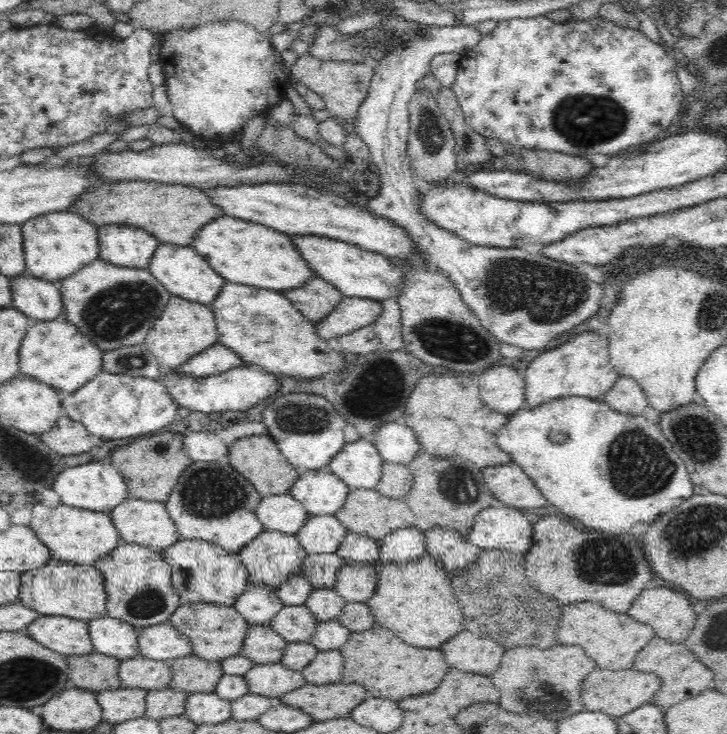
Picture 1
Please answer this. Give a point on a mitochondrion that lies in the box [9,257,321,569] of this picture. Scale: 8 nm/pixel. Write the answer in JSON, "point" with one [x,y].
{"point":[123,309]}

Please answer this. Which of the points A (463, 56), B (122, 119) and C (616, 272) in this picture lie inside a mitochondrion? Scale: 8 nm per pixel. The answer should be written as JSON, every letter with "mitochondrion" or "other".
{"A":"other","B":"other","C":"other"}

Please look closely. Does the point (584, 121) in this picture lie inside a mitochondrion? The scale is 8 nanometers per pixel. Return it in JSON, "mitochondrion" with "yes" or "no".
{"mitochondrion":"yes"}

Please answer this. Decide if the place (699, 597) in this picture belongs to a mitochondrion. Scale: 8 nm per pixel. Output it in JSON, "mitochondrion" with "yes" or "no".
{"mitochondrion":"no"}

